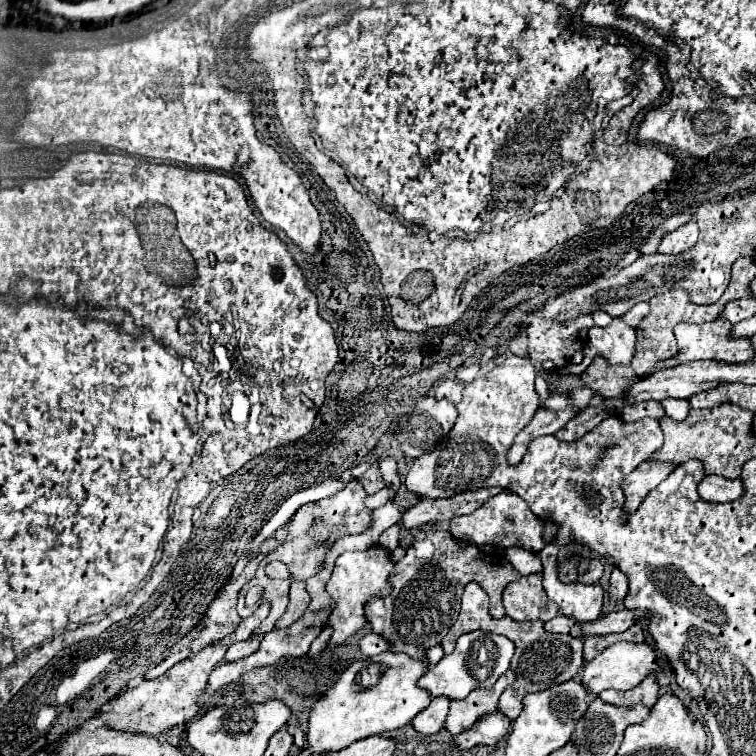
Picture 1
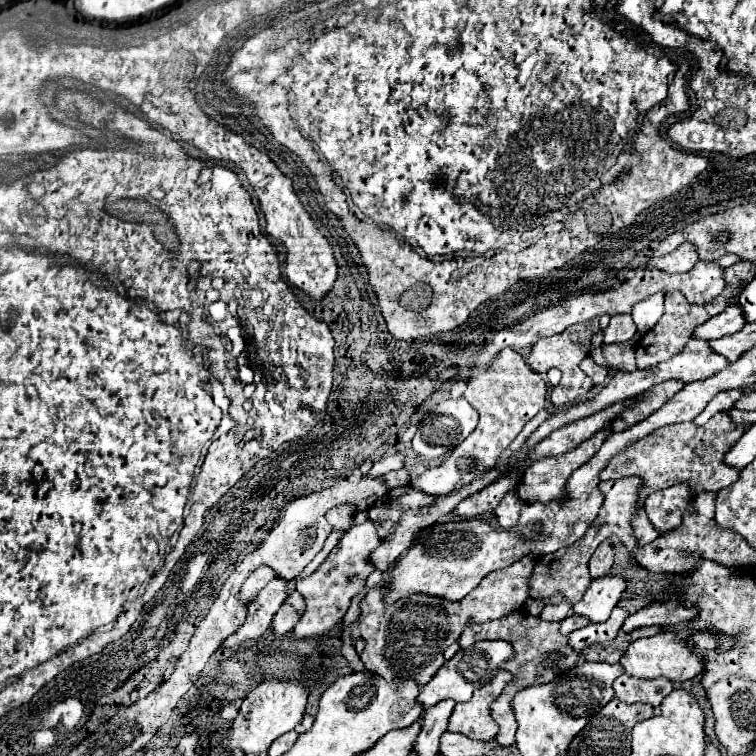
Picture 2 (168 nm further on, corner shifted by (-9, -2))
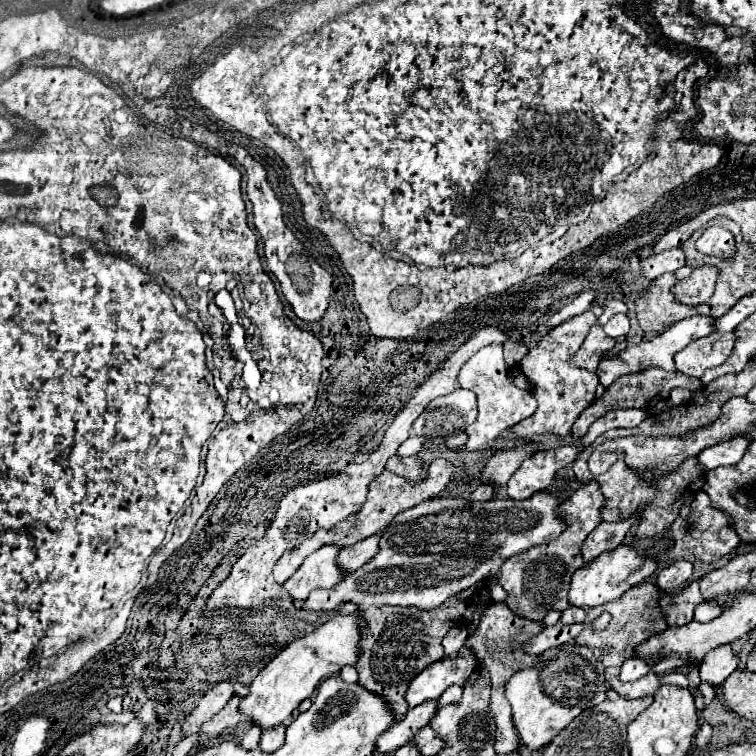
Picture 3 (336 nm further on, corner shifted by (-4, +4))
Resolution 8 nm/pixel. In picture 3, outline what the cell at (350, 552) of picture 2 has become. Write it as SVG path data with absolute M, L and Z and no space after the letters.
M325 545L311 553L303 565L285 581L285 589L297 601L305 601L313 589L331 589L345 579L341 569L335 565L335 557L341 549Z

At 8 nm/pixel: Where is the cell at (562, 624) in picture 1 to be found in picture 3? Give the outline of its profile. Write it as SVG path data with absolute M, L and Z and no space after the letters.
M569 605L569 607L563 611L563 615L561 615L561 623L565 623L565 625L569 625L569 623L583 623L585 617L587 617L587 615L585 615L585 609Z

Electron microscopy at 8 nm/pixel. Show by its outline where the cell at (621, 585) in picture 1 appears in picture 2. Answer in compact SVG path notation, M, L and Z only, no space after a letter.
M720 411L702 427L696 423L674 423L674 425L660 427L660 429L652 431L648 437L636 441L634 445L630 445L628 449L624 449L622 453L618 453L616 457L612 457L608 461L606 469L600 475L602 481L620 479L620 477L628 477L628 475L640 475L644 479L644 487L640 491L638 515L632 519L632 529L634 529L638 547L644 547L658 537L658 531L650 525L650 521L642 509L644 499L650 493L676 485L676 483L688 483L692 489L692 495L698 495L698 493L702 493L702 489L718 491L722 487L732 485L732 481L738 481L740 469L728 467L724 463L724 455L734 447L734 443L744 435L744 431L746 431L746 425L734 423L728 411Z

